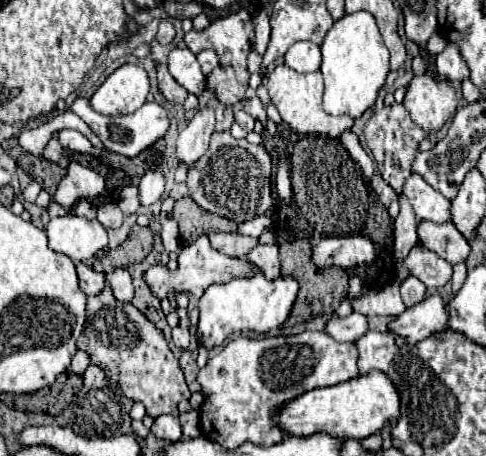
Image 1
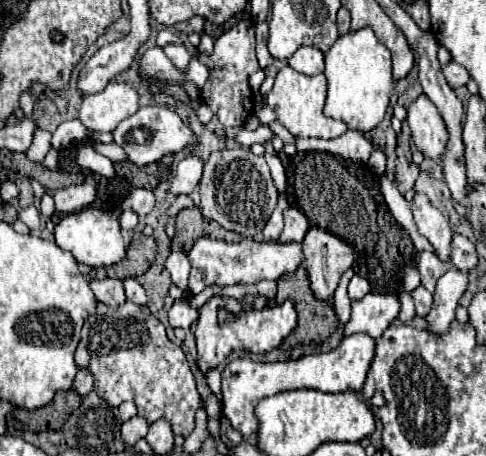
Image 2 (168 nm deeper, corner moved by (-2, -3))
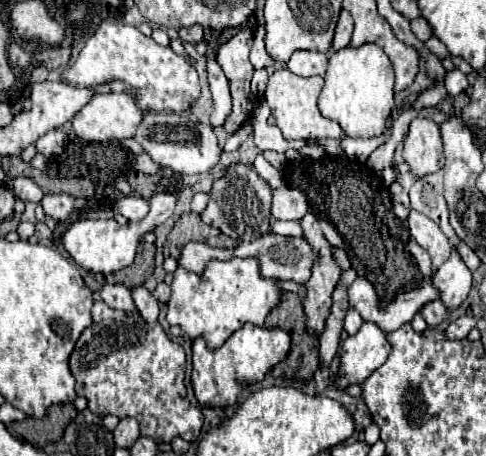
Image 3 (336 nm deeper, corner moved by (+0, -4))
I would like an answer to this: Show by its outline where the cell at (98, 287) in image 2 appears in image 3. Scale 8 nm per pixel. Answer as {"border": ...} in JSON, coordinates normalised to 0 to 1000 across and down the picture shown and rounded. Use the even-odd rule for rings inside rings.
{"border":[[[220,623],[220,627],[212,627],[204,649],[212,654],[212,662],[220,662],[237,680],[253,680],[253,684],[274,684],[278,680],[274,654],[270,654],[270,636],[249,627],[249,623]]]}

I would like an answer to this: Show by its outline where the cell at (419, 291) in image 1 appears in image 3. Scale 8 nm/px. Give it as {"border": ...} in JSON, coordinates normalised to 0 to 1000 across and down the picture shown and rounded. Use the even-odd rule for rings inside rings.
{"border":[[[891,658],[891,662],[883,662],[883,667],[870,671],[866,693],[874,697],[874,706],[883,715],[903,715],[912,702],[924,697],[924,684],[916,680],[916,667],[907,658]]]}

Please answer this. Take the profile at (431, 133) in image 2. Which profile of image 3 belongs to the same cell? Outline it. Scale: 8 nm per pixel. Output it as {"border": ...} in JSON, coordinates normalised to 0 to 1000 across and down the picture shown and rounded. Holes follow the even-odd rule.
{"border":[[[854,259],[829,311],[829,351],[854,390],[891,382],[916,364],[903,276],[883,259]]]}

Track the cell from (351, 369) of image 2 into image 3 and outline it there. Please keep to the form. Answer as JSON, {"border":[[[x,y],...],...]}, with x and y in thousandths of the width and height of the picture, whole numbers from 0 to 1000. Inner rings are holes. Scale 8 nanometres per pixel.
{"border":[[[747,706],[739,728],[706,750],[702,811],[689,851],[710,855],[718,842],[751,838],[755,825],[792,794],[800,768],[792,728],[772,706]]]}

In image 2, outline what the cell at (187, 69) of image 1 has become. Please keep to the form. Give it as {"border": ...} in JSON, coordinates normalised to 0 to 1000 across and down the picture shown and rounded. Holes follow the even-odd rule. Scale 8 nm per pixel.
{"border":[[[340,99],[335,103],[335,112],[340,112],[340,121],[352,129],[352,138],[368,151],[368,156],[385,156],[385,143],[389,143],[389,134],[393,134],[393,121],[389,121],[389,112],[381,107],[381,99]]]}

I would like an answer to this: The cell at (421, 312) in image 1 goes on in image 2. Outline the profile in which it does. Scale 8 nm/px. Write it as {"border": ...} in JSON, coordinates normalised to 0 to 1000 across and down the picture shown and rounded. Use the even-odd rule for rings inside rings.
{"border":[[[932,581],[920,586],[920,599],[899,616],[899,634],[891,643],[891,673],[874,695],[883,730],[895,735],[920,730],[928,704],[936,700],[936,673],[957,629],[961,629],[961,599],[936,590]]]}

